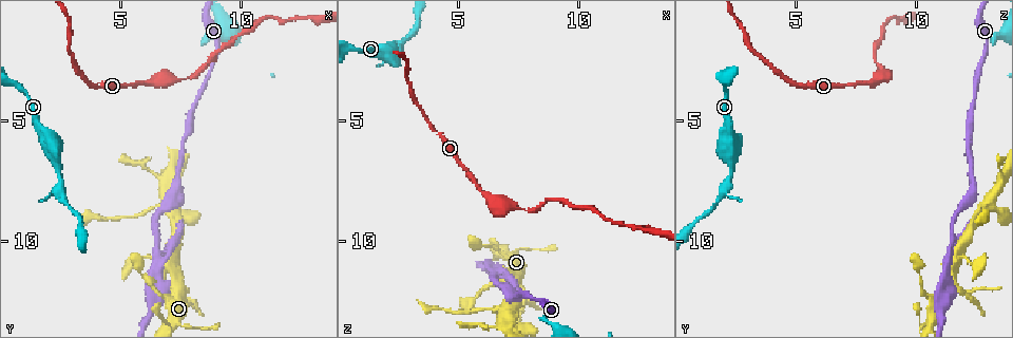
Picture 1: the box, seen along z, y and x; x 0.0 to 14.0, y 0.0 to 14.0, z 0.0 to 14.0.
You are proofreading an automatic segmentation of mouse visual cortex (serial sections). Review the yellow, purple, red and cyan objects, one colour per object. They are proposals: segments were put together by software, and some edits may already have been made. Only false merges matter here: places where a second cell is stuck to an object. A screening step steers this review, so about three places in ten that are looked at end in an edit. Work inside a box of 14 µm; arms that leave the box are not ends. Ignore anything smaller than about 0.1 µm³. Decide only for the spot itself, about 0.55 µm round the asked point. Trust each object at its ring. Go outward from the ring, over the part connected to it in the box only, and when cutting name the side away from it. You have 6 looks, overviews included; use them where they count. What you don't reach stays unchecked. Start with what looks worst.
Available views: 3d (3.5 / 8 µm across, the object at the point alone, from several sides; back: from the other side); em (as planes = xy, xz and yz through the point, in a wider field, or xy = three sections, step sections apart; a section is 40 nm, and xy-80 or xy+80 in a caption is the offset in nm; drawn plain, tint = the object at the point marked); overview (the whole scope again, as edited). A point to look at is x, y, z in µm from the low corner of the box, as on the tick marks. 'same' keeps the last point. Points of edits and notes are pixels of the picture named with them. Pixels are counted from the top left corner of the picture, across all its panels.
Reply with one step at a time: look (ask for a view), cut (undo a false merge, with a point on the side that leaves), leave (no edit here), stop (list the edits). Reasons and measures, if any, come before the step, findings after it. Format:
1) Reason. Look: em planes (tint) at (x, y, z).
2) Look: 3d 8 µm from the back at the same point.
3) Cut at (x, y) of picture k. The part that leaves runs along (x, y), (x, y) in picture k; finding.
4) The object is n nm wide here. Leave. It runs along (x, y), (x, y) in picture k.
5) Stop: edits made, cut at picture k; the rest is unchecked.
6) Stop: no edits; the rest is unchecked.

Narrows sharply. Look: 3d 3.5 µm from the back at (7.8, 3.2, 8.7).

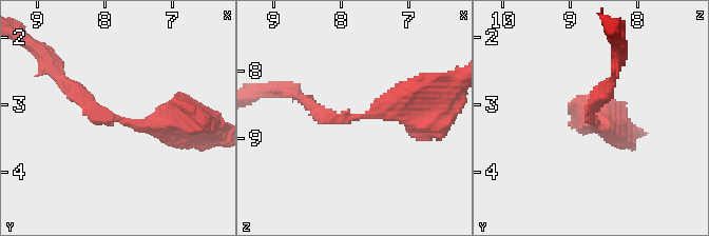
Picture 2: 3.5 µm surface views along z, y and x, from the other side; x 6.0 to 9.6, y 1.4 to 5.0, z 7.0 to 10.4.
The arms are 200, 400 nm wide. Leave. It runs along (183, 120), (101, 117), (65, 81) in picture 2; continuous, no second cell.

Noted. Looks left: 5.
Look: 3d 3.5 µm at (6.6, 10.4, 11.4).

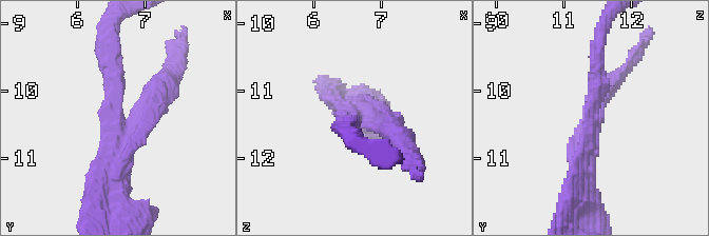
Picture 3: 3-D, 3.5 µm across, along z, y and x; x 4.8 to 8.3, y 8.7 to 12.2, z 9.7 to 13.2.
Look: em xy step 5 (tint) at (6.60, 10.40, 11.45).

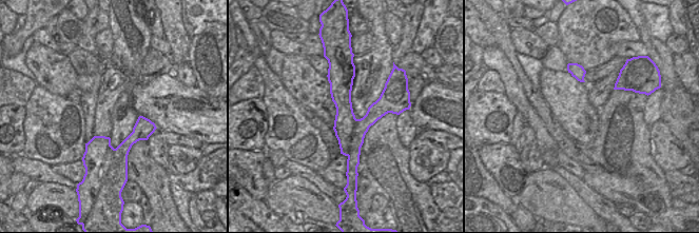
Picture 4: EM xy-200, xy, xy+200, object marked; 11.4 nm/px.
Cut at (159, 107) of picture 3. A border runs along (357, 119), (352, 150), (347, 155) in picture 4; two cells meet here.

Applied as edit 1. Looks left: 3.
Abrupt turn. Look: 3d 8 µm at (7.1, 8.6, 12.9).

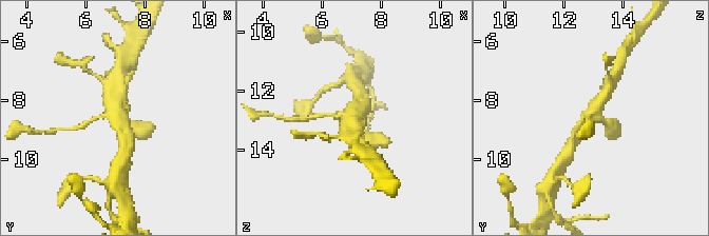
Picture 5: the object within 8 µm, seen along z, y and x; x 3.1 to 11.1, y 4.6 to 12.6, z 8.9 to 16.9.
Closer look. Look: 3d 3.5 µm at (7.1, 8.4, 12.9).

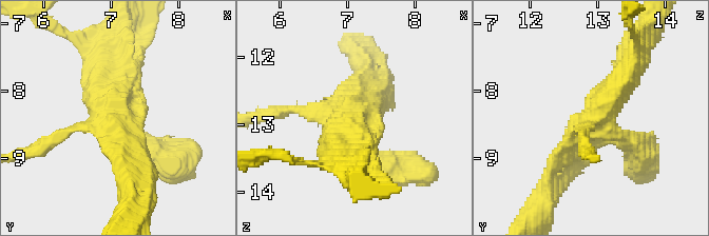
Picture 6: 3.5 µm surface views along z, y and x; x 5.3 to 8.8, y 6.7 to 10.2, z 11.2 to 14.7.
Look: em xy step 2 (tint) at (7.05, 8.50, 12.90).

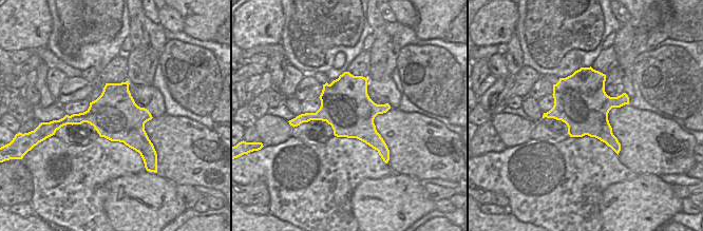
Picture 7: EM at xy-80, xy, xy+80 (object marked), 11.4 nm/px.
Leave. It runs along (560, 174), (574, 138), (631, 64) in picture 6; all the same cell.

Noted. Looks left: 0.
Stop: edits made, cut at picture 3; the rest is unchecked.

